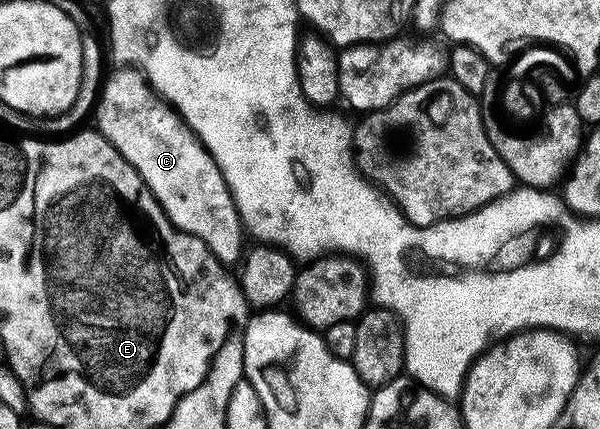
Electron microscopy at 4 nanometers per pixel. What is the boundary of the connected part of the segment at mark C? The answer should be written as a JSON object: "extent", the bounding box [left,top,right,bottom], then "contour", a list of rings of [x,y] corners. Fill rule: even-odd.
{"extent":[95,69,243,265],"contour":[[[117,69],[113,76],[104,80],[95,104],[95,119],[97,115],[96,130],[115,149],[119,149],[127,162],[143,177],[143,181],[151,189],[151,193],[165,210],[165,216],[181,231],[199,237],[215,253],[219,262],[233,265],[243,255],[241,251],[241,235],[243,236],[243,220],[237,212],[227,181],[221,172],[221,165],[216,163],[213,155],[197,138],[197,134],[185,124],[185,120],[149,86],[140,69]]]}

